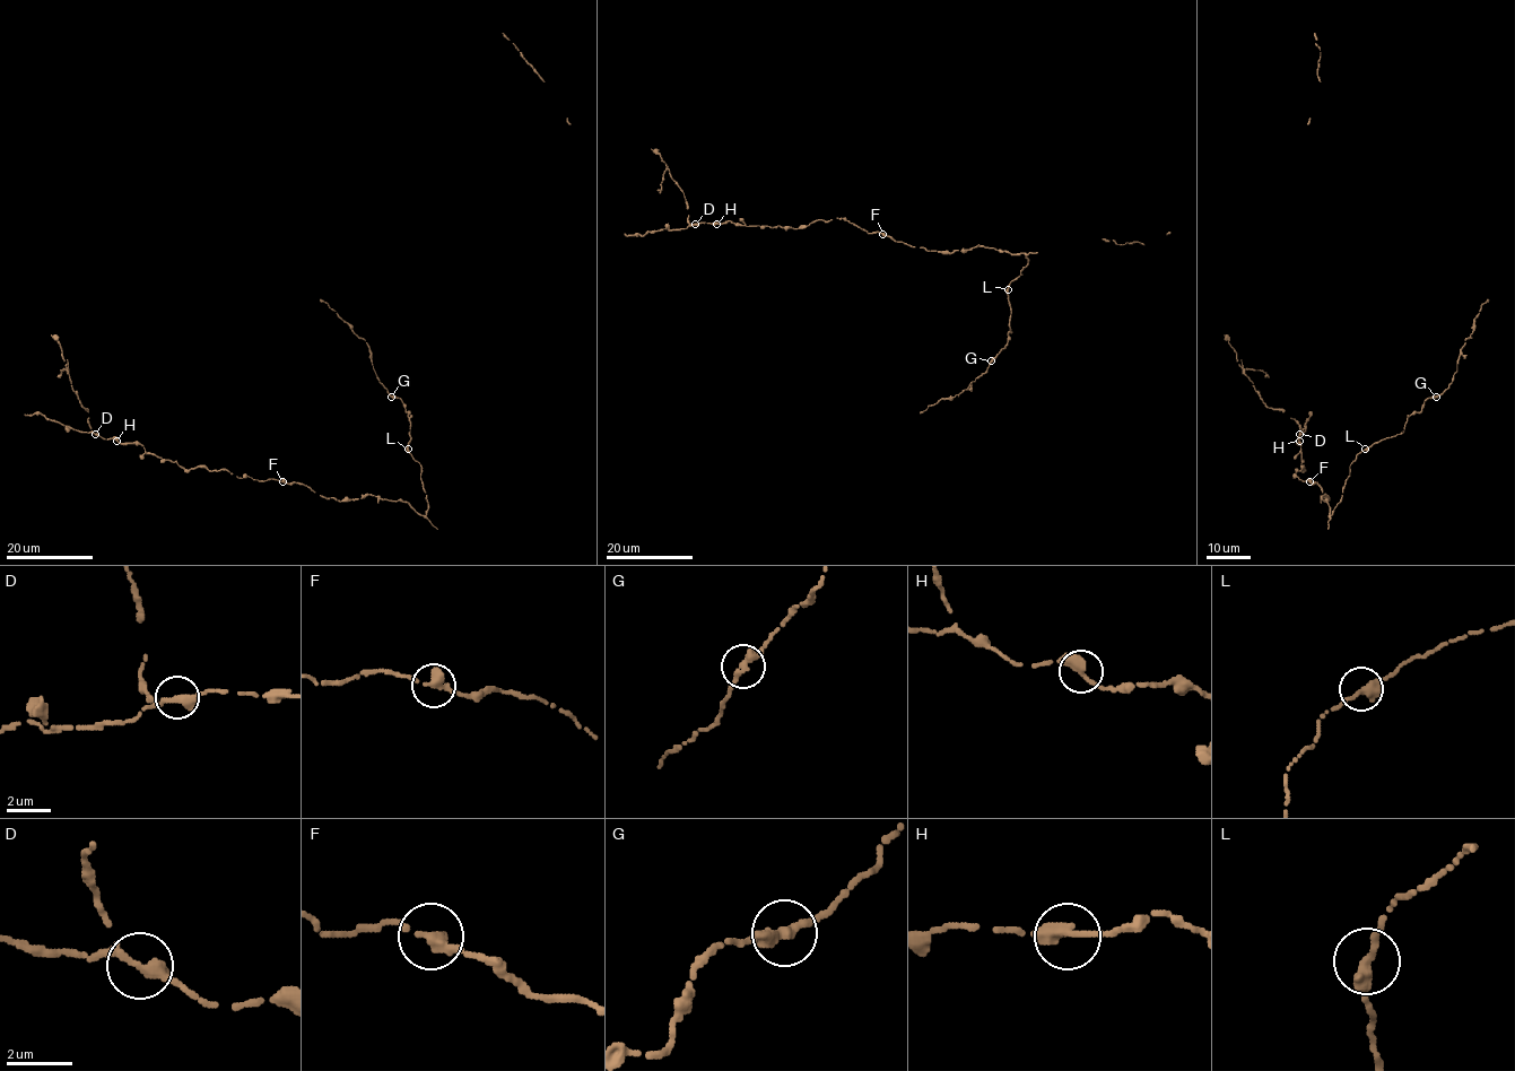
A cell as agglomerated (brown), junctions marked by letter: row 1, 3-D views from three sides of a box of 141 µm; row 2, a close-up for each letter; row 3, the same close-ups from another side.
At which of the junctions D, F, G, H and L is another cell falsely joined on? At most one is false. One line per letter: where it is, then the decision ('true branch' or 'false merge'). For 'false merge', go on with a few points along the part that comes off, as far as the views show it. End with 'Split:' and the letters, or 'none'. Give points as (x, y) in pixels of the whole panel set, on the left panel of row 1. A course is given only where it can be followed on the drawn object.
D: at (95, 434); true branch
F: at (283, 481); true branch
G: at (391, 397); true branch
H: at (116, 441); true branch
L: at (408, 449); true branch
Split: none

